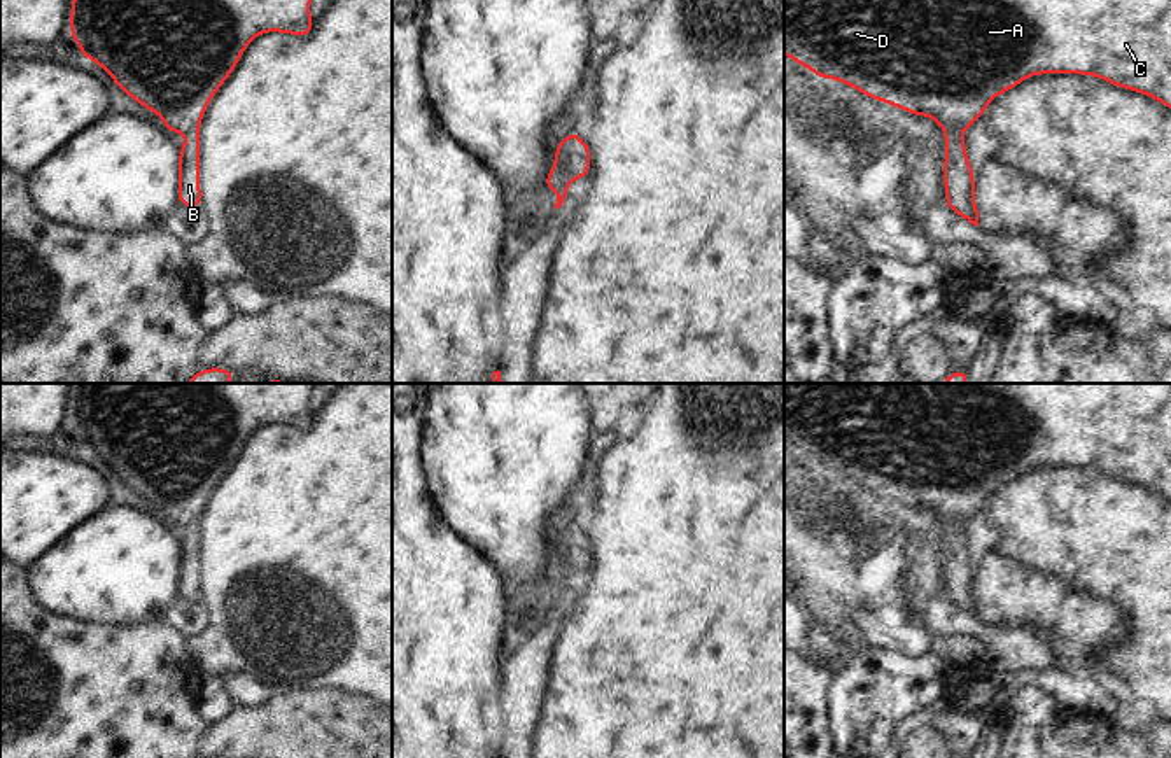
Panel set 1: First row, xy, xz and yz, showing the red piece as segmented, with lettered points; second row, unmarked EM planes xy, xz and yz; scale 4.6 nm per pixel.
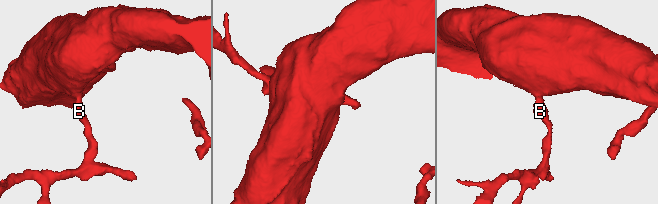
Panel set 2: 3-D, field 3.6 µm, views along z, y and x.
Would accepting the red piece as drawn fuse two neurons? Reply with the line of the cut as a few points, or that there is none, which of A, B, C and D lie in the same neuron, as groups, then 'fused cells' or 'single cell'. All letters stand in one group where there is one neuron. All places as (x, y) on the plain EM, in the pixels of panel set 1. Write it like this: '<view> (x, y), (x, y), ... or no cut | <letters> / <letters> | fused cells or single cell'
no cut | A B C D | single cell

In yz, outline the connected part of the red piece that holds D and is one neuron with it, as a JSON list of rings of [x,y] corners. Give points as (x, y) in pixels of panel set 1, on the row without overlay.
[[[784,383],[784,446],[800,459],[810,460],[819,471],[840,473],[907,506],[935,511],[945,529],[942,565],[945,597],[970,616],[978,618],[975,564],[966,548],[963,523],[984,508],[996,488],[1017,480],[1024,471],[1041,466],[1094,467],[1111,478],[1153,490],[1171,502],[1171,383]]]

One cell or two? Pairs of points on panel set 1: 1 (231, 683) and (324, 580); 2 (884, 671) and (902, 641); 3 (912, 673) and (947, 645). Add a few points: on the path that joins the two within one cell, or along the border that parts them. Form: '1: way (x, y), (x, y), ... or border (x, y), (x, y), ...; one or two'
1: border (219, 674), (247, 673), (263, 685); two
2: border (872, 645), (911, 657), (923, 657), (930, 652); two
3: border (932, 650), (947, 666); two

